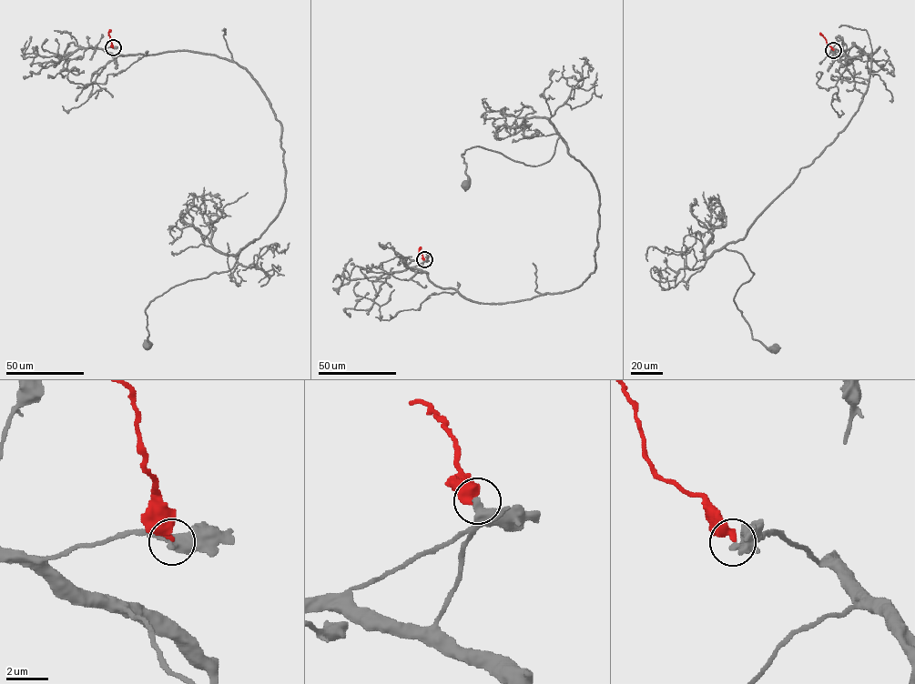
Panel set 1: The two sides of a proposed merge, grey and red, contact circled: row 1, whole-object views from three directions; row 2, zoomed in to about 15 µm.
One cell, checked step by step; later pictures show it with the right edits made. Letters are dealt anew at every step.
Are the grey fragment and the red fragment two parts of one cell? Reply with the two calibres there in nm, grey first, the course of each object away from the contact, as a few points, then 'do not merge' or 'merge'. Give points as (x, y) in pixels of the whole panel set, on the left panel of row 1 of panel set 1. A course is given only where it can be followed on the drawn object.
460 nm thick on the grey side, 400 nm on the other; grey runs (113, 47), (103, 49), (236, 62), (281, 126), (277, 216), (229, 270), (156, 296), (147, 345); red runs (113, 47), (108, 35), (110, 30); merge

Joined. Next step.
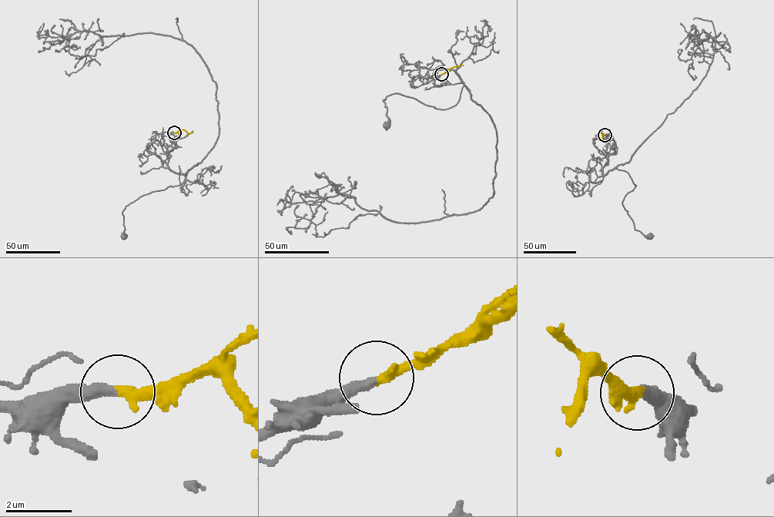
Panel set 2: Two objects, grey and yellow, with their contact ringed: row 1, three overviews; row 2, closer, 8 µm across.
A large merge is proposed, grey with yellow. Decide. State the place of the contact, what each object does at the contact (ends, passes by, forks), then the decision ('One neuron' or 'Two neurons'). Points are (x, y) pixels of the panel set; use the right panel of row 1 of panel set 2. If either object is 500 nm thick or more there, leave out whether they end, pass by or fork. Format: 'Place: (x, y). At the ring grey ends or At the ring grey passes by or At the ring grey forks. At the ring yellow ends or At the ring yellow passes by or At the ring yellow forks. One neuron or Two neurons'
Place: (604, 135). At the ring grey ends. At the ring yellow ends. One neuron

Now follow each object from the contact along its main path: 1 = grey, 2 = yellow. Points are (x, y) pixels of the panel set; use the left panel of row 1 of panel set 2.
1: (174, 132), (162, 134), (170, 156), (168, 167), (185, 173), (191, 168), (180, 184), (126, 206), (123, 236)
2: (174, 132), (182, 129), (188, 133), (192, 132)

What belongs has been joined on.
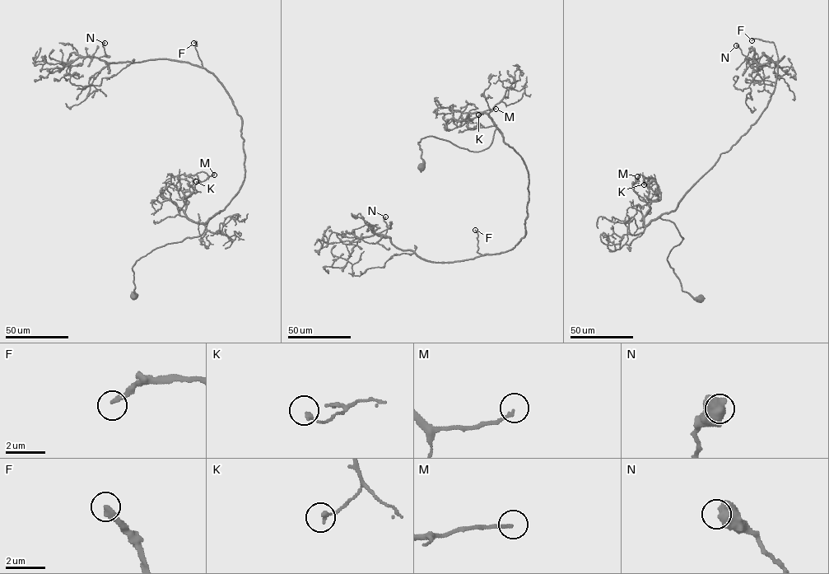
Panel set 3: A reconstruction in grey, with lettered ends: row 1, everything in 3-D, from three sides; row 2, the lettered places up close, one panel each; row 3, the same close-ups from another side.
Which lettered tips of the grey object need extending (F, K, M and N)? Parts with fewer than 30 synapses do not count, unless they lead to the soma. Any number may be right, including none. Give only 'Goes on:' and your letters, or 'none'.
Goes on: F

